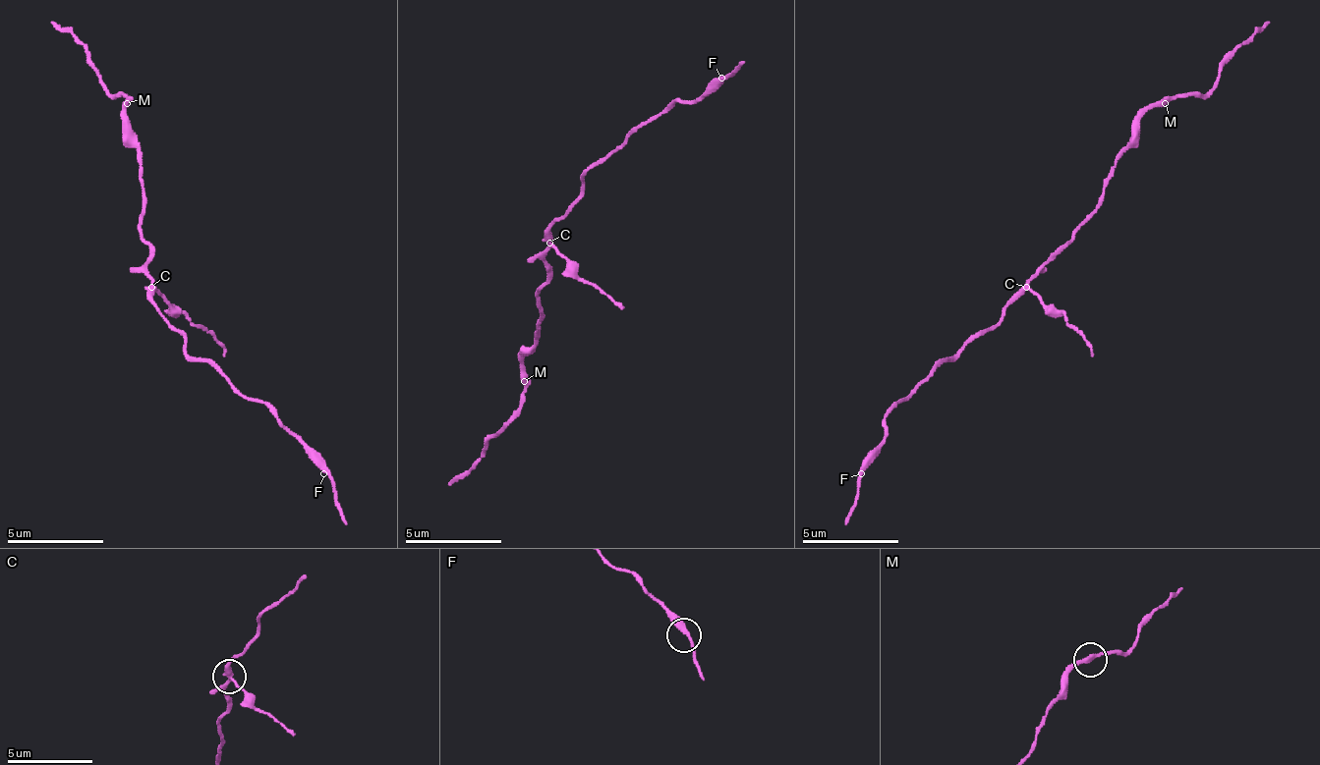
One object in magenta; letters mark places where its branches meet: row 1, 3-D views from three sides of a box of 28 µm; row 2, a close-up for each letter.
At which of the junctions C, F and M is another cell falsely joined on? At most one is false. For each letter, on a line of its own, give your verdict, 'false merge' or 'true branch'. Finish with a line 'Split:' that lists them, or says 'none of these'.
C: false merge
F: true branch
M: true branch
Split: C

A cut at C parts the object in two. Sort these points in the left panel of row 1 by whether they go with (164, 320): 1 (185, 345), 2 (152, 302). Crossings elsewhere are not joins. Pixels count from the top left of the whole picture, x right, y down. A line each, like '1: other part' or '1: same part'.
1: same part
2: same part

